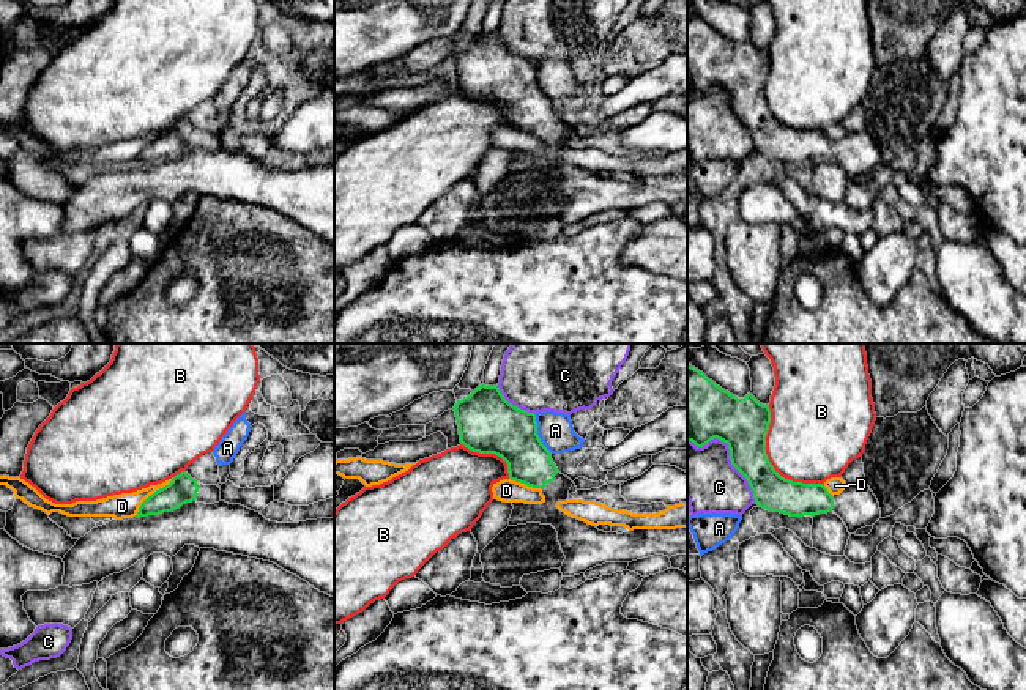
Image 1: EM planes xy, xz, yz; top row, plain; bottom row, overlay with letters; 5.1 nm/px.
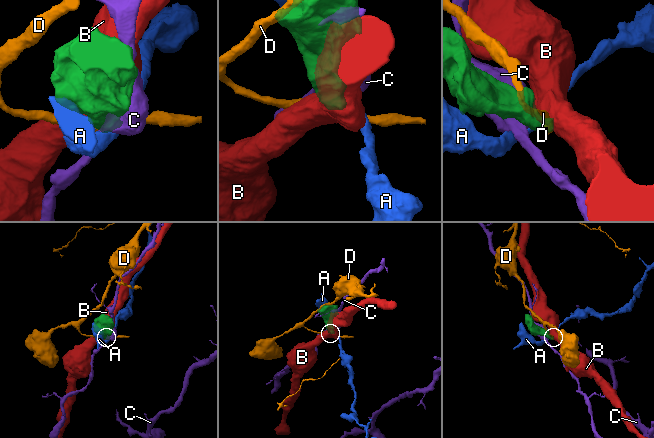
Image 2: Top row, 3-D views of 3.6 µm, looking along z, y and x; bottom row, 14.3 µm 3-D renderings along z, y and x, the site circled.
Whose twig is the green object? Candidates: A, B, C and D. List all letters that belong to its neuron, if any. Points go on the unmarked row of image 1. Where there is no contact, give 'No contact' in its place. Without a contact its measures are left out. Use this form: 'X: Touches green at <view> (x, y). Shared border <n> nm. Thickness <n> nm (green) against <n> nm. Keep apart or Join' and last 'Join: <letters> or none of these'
A: Touches green at xz (536, 81). Shared border 220 nm. Thickness 300 nm (green) against 180 nm. Keep apart
B: Touches green at yz (769, 109). Shared border 500 nm. Thickness 260 nm (green) against 440 nm. Keep apart
C: Touches green at yz (730, 101). Shared border 480 nm. Thickness 280 nm (green) against 300 nm. Keep apart
D: Touches green at xy (150, 142). Shared border 280 nm. Thickness 150 nm (green) against 130 nm. Keep apart
Join: none of these

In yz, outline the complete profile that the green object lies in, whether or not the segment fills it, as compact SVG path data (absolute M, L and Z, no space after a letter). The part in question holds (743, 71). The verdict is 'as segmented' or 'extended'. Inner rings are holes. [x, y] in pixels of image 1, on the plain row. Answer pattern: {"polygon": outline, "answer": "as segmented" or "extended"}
{"polygon": "M687 13L687 88L697 95L717 85L728 91L731 112L747 126L755 151L790 164L834 159L849 181L881 165L876 143L867 131L831 142L823 131L782 124L766 101L769 52L752 41L738 46L698 16Z", "answer": "extended"}

